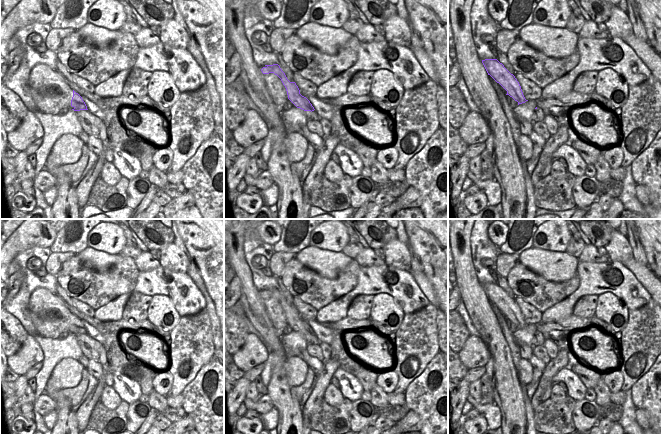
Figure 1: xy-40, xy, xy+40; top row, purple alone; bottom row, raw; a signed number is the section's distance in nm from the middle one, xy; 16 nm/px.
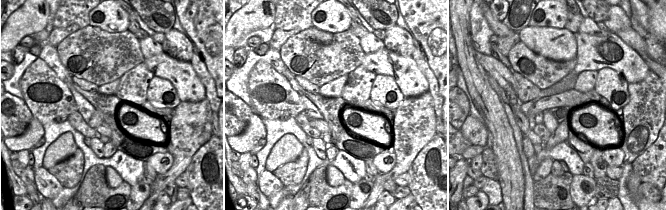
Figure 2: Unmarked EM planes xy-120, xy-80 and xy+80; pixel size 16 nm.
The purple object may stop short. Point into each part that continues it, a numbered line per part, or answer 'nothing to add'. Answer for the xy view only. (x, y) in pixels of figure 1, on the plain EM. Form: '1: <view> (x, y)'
1: xy (313, 340)

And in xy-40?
1: xy-40 (87, 339)

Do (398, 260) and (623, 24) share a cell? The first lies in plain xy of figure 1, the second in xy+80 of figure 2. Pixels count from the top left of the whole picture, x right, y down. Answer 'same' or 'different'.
same

